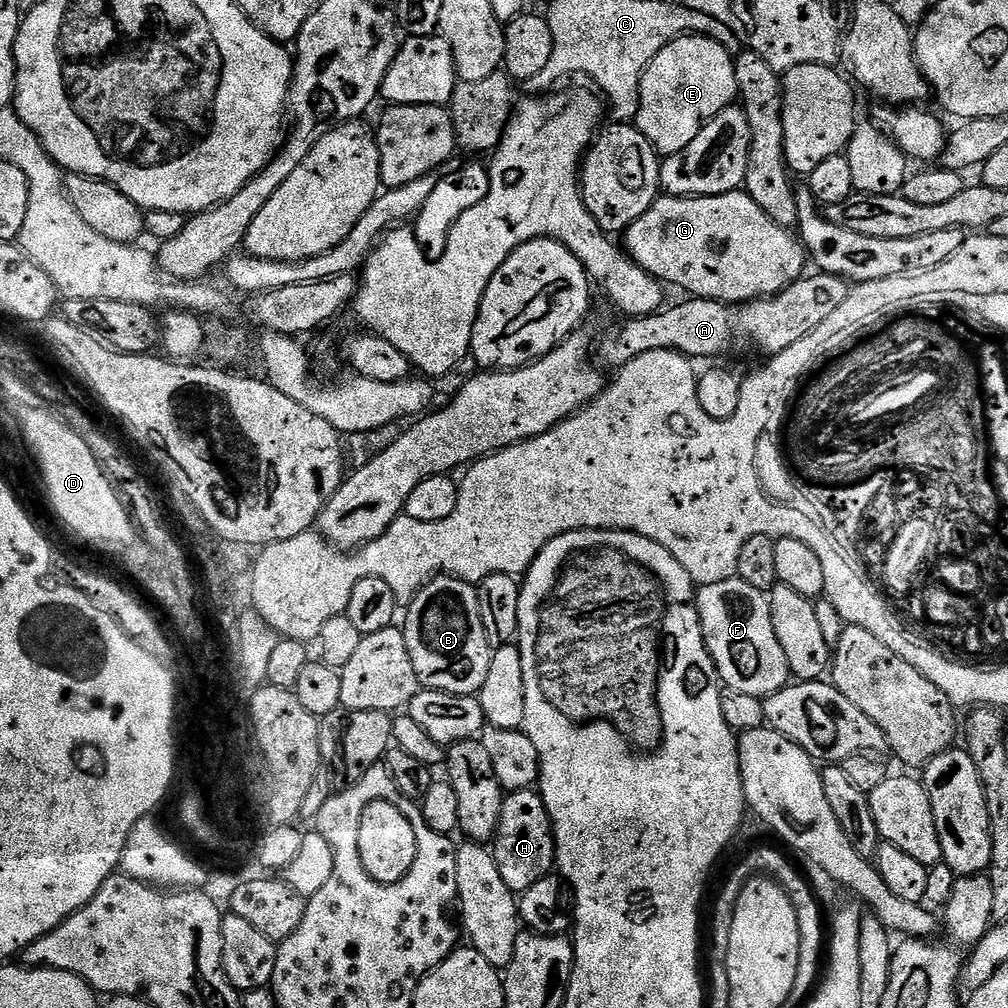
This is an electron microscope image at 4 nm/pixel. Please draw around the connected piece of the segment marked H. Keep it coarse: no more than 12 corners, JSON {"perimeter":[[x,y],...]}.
{"perimeter":[[536,790],[505,795],[494,837],[517,894],[549,875],[556,839]]}

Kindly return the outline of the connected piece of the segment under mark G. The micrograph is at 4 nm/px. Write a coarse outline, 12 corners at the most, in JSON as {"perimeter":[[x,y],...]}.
{"perimeter":[[744,190],[661,195],[622,244],[689,297],[747,304],[806,272]]}

